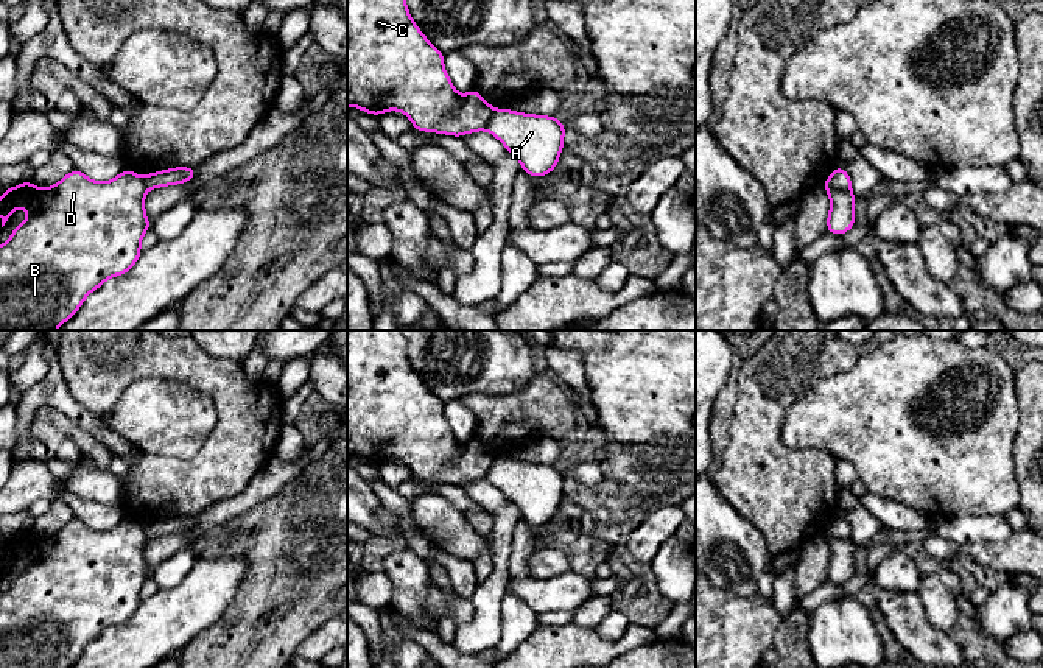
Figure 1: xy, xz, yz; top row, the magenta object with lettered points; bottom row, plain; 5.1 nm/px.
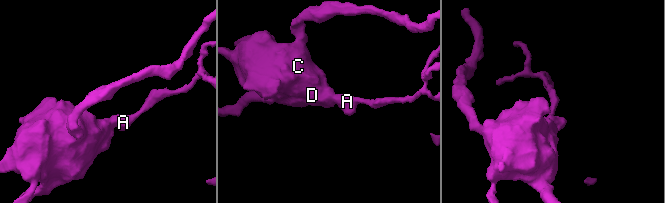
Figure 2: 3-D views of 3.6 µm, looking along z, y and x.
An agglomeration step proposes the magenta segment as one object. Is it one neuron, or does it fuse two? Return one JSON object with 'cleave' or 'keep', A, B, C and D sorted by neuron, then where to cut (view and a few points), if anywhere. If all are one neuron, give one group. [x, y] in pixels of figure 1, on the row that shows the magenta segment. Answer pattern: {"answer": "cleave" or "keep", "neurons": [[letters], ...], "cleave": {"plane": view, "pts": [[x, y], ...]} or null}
{"answer": "cleave", "neurons": [["A"], ["B", "C", "D"]], "cleave": {"plane": "yz", "pts": [[825, 181], [850, 192]]}}

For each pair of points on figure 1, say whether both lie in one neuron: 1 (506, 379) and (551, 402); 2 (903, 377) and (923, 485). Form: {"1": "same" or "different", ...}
{"1": "different", "2": "same"}

